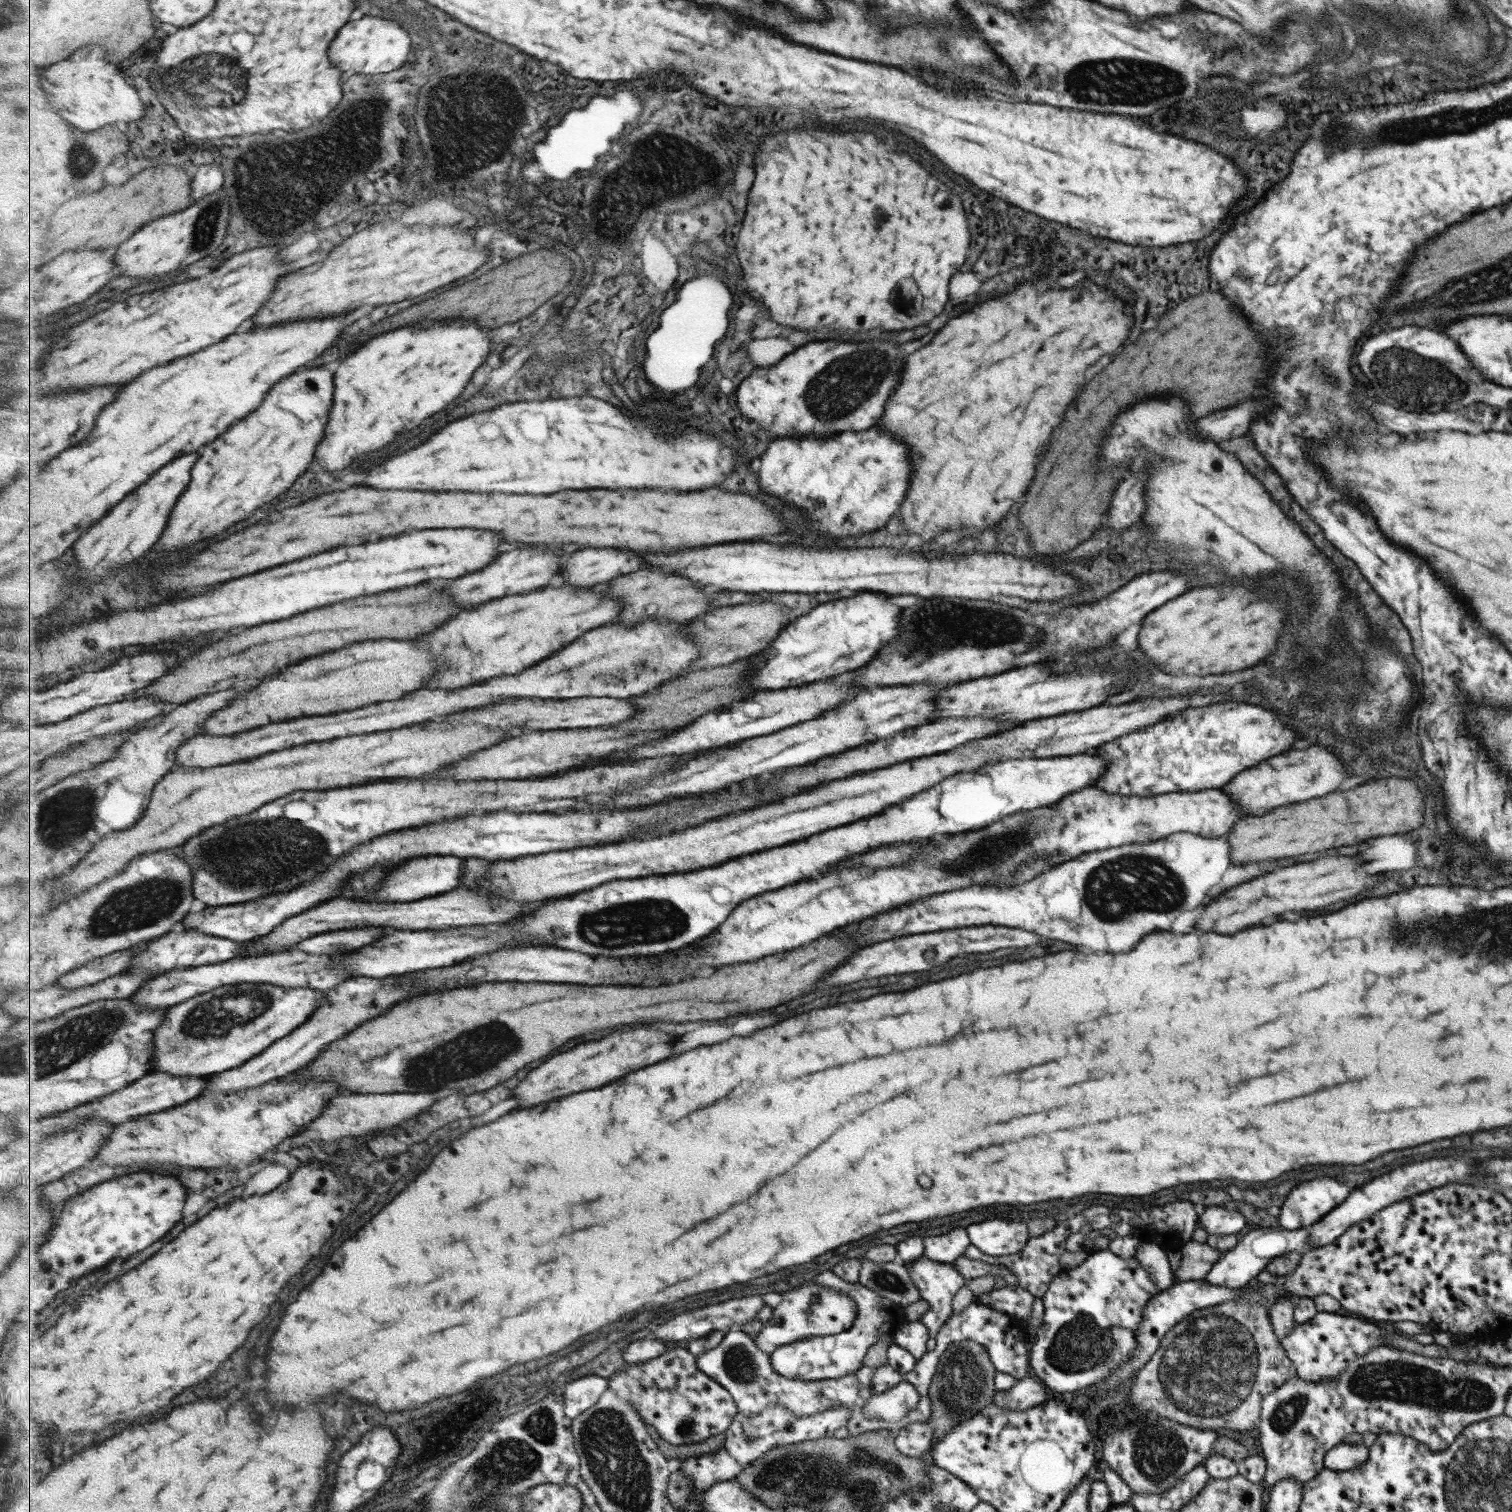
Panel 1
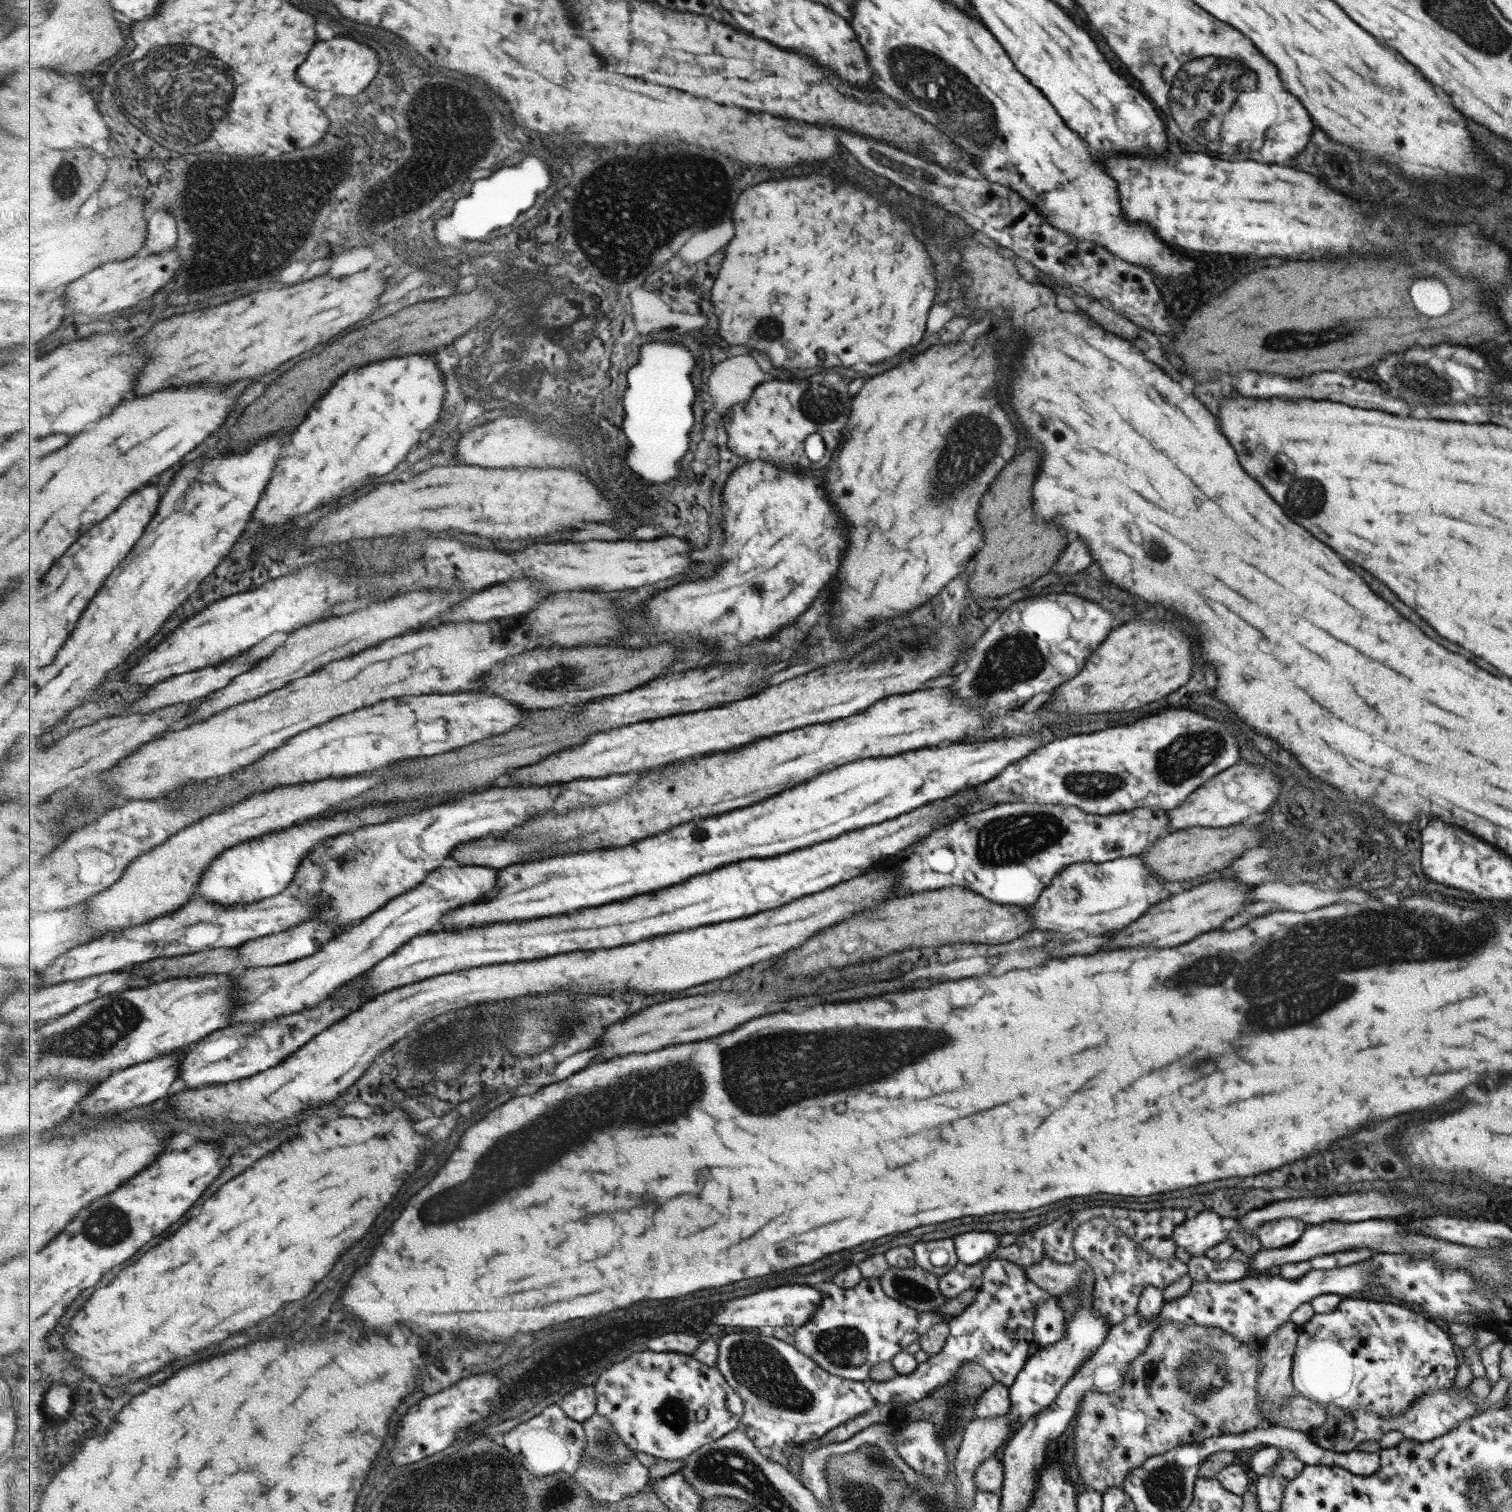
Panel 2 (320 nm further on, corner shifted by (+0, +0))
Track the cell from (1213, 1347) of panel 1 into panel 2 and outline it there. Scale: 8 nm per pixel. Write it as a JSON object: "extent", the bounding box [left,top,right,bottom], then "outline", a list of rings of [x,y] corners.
{"extent":[1071,1322,1326,1494],"outline":[[[1163,1322],[1151,1332],[1146,1347],[1126,1366],[1121,1386],[1110,1393],[1086,1392],[1074,1416],[1073,1448],[1075,1466],[1071,1472],[1079,1487],[1103,1494],[1110,1486],[1122,1488],[1125,1475],[1141,1466],[1147,1458],[1163,1454],[1175,1446],[1201,1441],[1222,1434],[1237,1434],[1267,1422],[1301,1432],[1317,1429],[1326,1419],[1326,1409],[1297,1394],[1272,1412],[1260,1412],[1256,1406],[1255,1377],[1260,1364],[1259,1351],[1253,1345],[1235,1340],[1214,1326],[1182,1325]]]}

